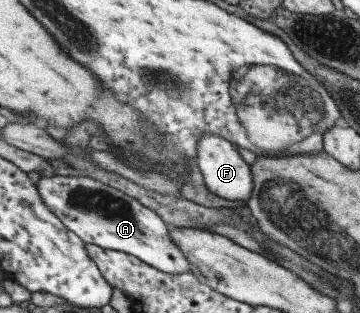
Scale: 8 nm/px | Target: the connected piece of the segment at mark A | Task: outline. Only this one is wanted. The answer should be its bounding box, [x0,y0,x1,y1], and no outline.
[34,176,190,273]

